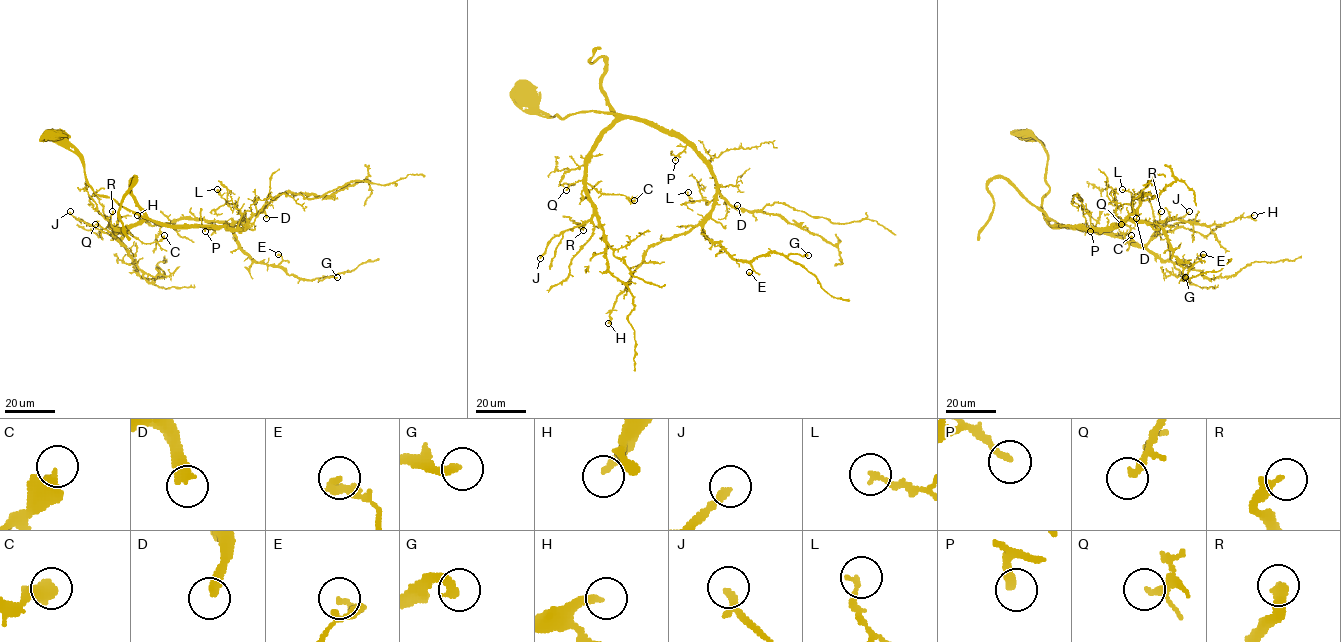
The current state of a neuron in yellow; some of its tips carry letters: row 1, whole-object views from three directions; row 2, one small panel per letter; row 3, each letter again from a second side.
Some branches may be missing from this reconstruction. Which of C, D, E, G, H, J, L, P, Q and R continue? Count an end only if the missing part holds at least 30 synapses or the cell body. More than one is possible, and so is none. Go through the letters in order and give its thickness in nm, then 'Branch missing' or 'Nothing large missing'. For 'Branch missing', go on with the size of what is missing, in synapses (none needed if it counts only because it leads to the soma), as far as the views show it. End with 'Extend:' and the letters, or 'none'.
C: Thickness 480 nm. Nothing large missing
D: Thickness 280 nm. Branch missing. Roughly 80 synapses
E: Thickness 280 nm. Nothing large missing
G: Thickness 280 nm. Branch missing. Roughly 45 synapses
H: Thickness 240 nm. Nothing large missing
J: Thickness 220 nm. Nothing large missing
L: Thickness 160 nm. Nothing large missing
P: Thickness 280 nm. Nothing large missing
Q: Thickness 150 nm. Nothing large missing
R: Thickness 280 nm. Nothing large missing
Extend: D, G

